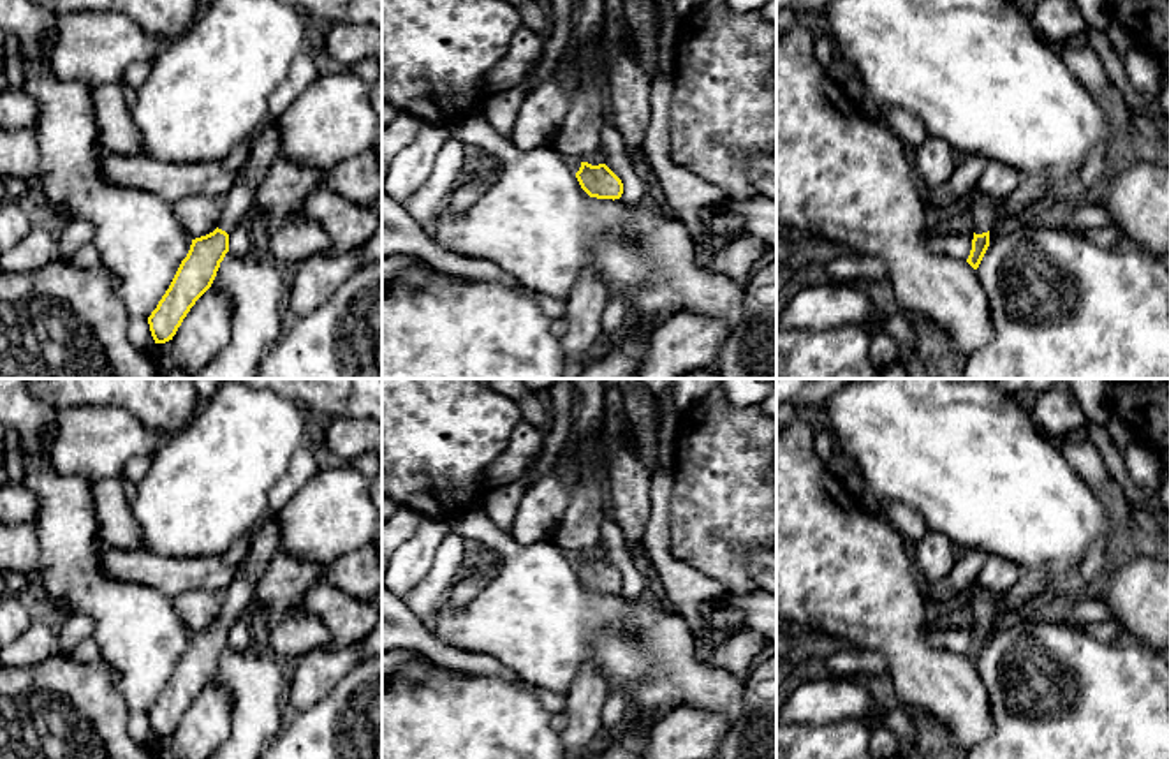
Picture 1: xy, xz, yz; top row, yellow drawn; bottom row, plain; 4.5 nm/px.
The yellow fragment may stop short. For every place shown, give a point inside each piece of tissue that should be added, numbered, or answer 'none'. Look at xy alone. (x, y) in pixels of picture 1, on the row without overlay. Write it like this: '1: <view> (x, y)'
1: xy (264, 539)

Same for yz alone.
1: yz (983, 604)

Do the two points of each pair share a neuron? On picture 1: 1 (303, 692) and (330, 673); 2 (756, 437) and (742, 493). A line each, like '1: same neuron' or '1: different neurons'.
1: same neuron
2: same neuron

